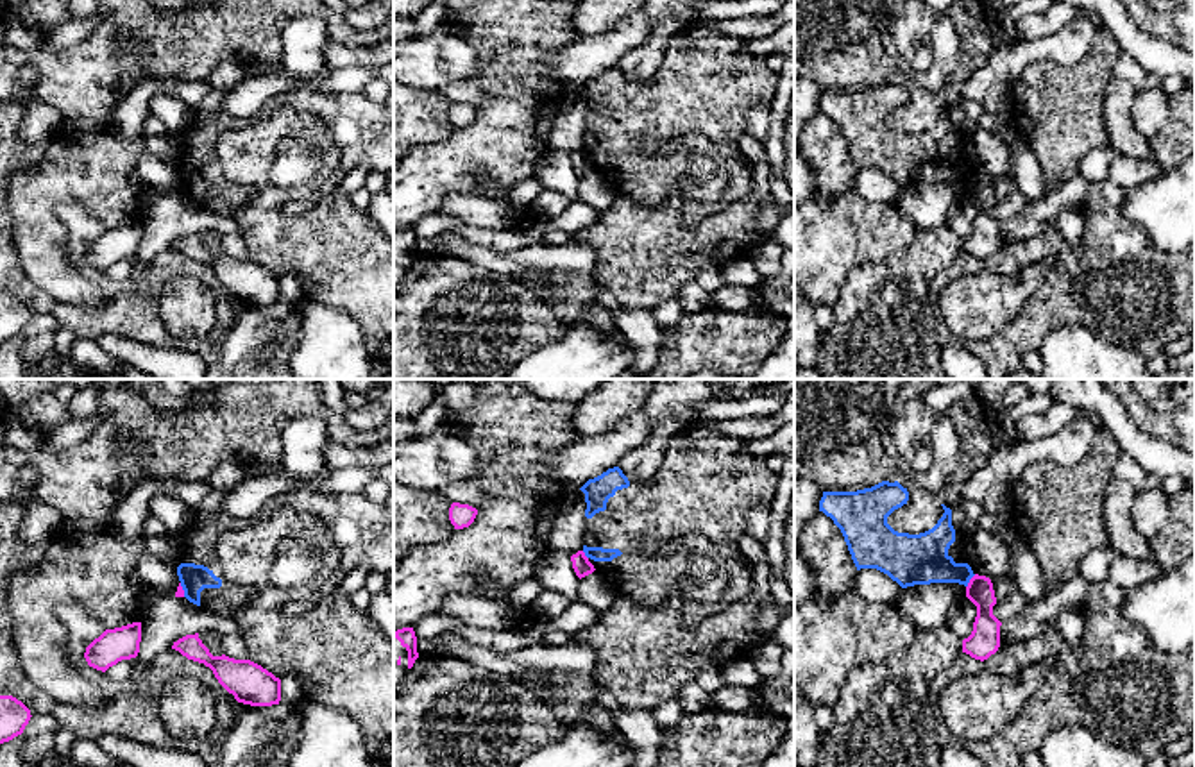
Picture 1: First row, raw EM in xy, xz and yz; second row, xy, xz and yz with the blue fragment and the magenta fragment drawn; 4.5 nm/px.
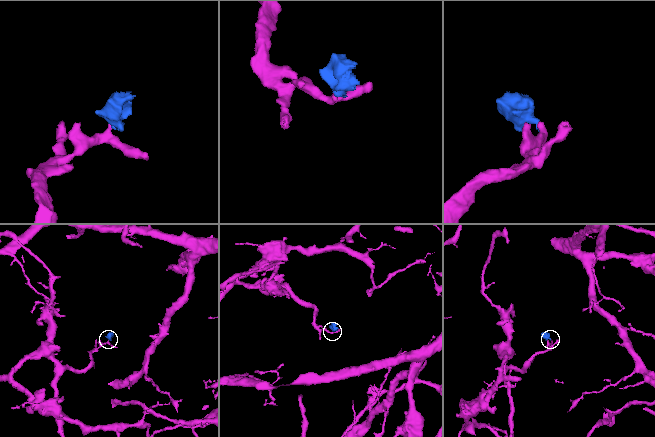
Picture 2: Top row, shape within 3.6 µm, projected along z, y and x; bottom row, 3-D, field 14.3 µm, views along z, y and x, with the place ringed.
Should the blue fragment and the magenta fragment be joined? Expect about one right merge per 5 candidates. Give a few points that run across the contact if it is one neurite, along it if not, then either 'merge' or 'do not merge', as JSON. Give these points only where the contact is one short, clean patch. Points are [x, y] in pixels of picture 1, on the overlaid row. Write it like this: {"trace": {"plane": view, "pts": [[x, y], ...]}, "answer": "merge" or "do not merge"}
{"trace": {"plane": "yz", "pts": [[975, 574], [966, 587]]}, "answer": "do not merge"}

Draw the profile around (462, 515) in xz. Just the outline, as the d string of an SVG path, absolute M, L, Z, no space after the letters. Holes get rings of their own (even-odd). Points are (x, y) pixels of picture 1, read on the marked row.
M453 502L449 508L449 520L454 529L469 527L478 515L478 510L469 504Z

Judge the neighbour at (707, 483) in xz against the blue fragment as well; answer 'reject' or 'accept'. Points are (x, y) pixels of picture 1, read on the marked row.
accept

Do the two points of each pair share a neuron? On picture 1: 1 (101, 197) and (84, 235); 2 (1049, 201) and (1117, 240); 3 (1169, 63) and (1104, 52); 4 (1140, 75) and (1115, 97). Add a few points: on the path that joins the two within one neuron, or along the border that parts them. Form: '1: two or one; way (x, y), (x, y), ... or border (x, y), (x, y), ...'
1: two; border (77, 202), (106, 227)
2: two; border (1090, 183), (1084, 201), (1077, 210)
3: two; border (1106, 27), (1122, 50)
4: two; border (1115, 75), (1129, 81), (1138, 90)

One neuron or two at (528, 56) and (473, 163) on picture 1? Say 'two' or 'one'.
one

